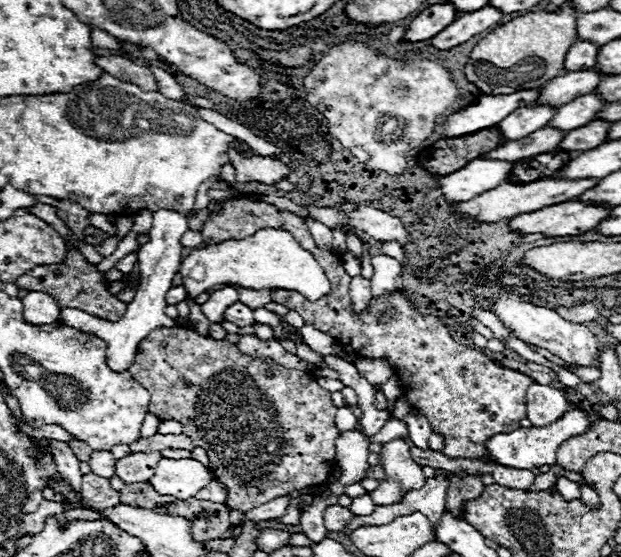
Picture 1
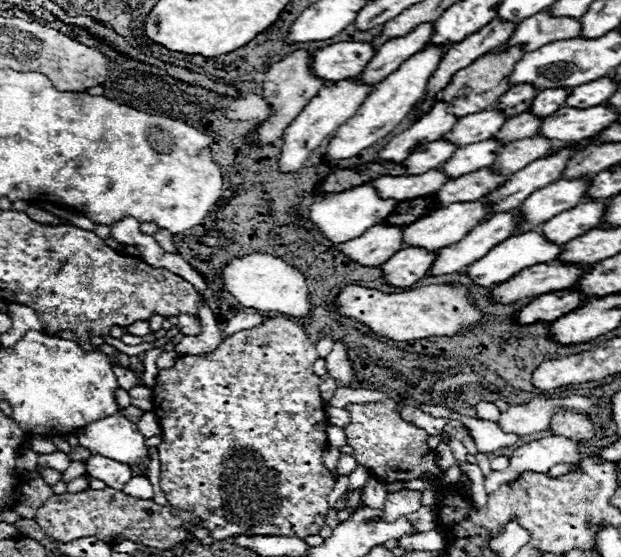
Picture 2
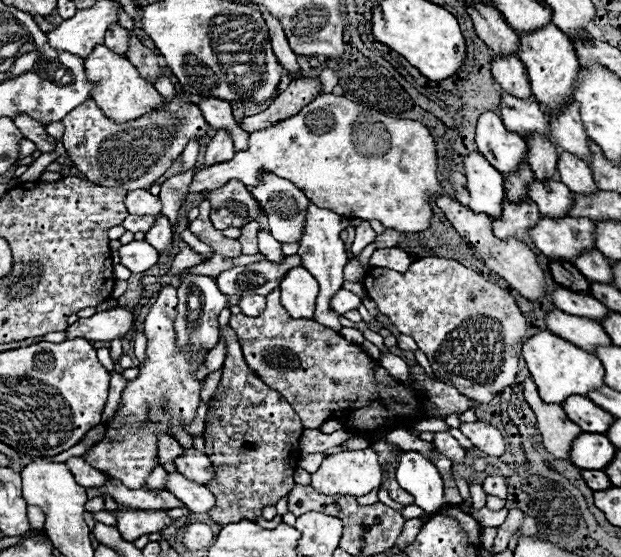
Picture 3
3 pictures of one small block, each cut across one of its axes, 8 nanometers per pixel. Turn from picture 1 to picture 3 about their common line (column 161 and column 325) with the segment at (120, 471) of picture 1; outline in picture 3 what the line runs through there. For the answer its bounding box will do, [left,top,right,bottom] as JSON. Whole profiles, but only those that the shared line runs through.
[300,454,326,474]

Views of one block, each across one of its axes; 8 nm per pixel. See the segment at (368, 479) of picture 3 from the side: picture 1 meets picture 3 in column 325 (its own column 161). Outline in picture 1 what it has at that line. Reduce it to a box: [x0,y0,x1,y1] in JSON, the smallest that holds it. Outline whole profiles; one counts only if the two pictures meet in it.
[150,458,214,500]

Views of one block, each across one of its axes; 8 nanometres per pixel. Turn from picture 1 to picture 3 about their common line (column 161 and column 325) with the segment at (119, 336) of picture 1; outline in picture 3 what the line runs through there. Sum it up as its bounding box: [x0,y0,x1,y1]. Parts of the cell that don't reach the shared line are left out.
[298,204,350,332]

